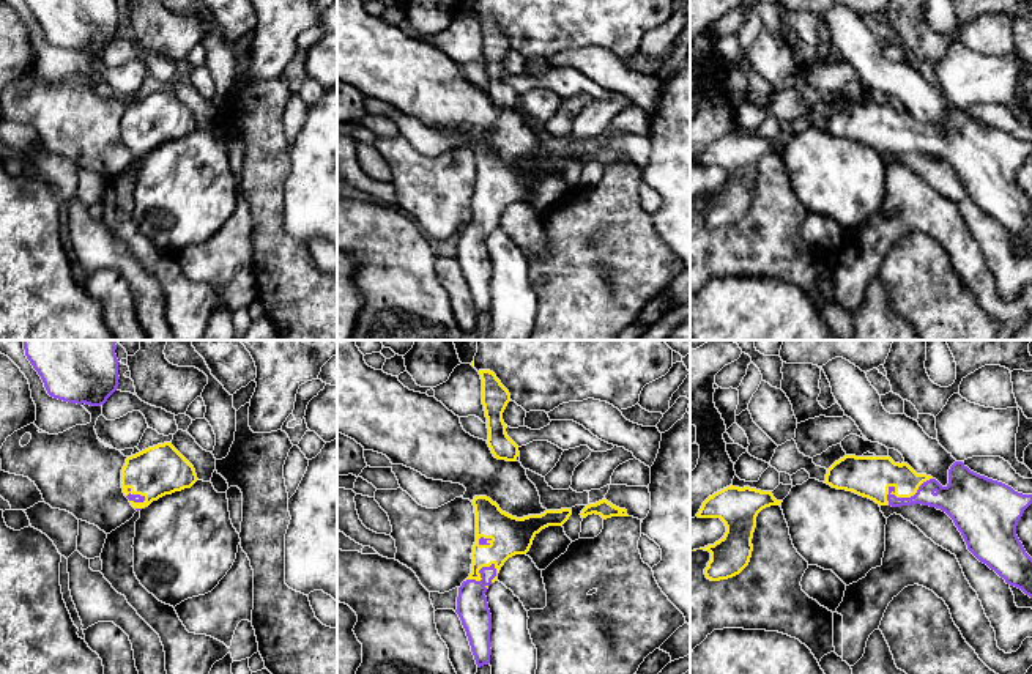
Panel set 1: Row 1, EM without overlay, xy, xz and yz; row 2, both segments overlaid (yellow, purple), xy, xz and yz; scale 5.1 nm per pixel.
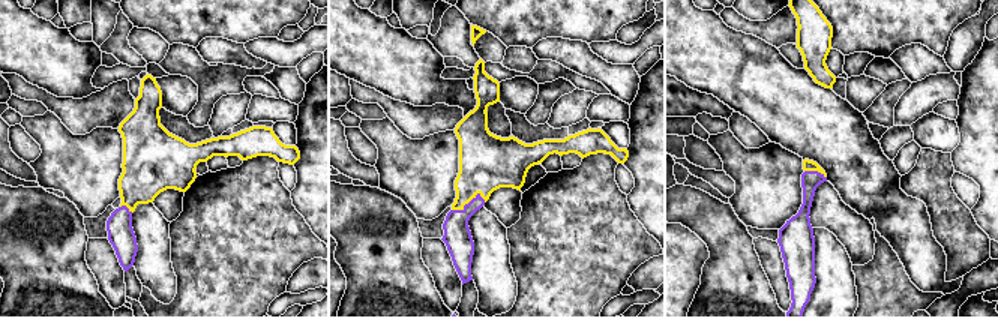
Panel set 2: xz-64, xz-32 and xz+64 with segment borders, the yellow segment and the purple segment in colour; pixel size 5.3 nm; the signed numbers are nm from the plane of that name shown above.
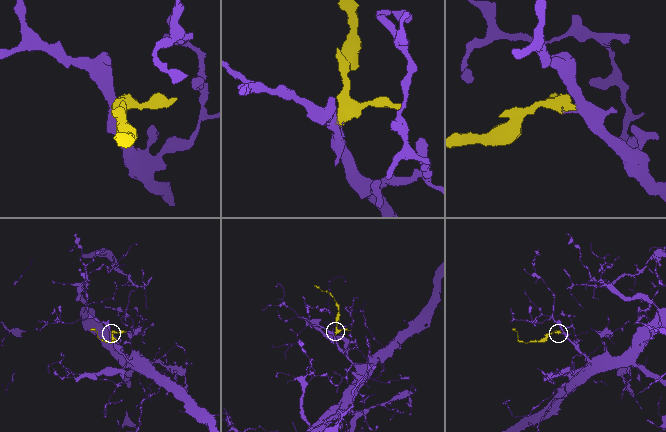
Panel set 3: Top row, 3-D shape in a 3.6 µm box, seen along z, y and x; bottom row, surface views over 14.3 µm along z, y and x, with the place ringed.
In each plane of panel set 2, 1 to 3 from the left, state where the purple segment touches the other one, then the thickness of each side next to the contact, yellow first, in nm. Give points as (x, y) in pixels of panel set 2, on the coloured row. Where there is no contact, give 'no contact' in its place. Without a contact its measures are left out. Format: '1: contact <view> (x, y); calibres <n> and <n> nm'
1: contact xz-64 (126, 206); calibres 300 and 140 nm
2: contact xz-32 (468, 201); calibres 300 and 150 nm
3: contact xz+64 (815, 170); calibres 60 and 100 nm

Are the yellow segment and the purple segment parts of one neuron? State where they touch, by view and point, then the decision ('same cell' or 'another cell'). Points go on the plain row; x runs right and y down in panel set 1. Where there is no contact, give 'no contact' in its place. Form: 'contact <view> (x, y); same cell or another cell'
contact yz (905, 144); same cell

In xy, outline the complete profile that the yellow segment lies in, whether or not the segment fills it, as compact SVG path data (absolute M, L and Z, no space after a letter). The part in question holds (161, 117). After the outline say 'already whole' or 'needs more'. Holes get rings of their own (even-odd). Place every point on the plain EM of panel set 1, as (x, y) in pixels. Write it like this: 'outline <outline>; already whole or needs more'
outline M172 90L128 104L121 117L123 140L137 159L165 142L191 135L197 128L194 113Z; needs more

